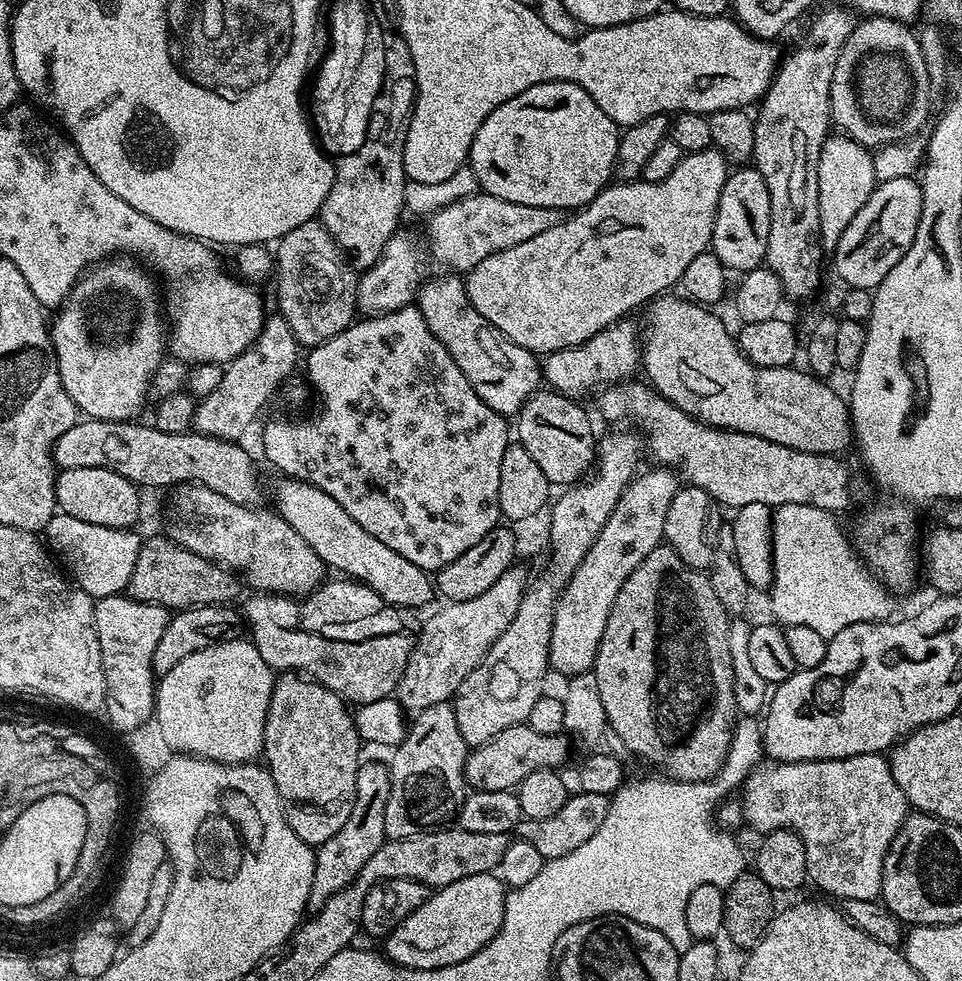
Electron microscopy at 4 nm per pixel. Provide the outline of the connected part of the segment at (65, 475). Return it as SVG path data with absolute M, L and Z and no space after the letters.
M63 470L56 477L57 509L70 514L70 518L94 522L94 526L131 529L132 523L140 516L139 494L137 485L122 478L122 474L114 474L114 470Z

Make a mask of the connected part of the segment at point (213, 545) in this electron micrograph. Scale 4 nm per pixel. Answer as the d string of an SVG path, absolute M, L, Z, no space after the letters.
M177 484L171 489L170 495L172 497L164 512L165 529L163 528L168 539L235 572L247 587L249 584L257 593L303 598L319 588L325 579L326 565L320 561L318 554L314 554L314 550L306 546L306 538L302 538L302 534L298 534L275 511L263 512L263 507L260 506L230 502L230 498L222 498L222 494L214 494L214 490L201 484Z

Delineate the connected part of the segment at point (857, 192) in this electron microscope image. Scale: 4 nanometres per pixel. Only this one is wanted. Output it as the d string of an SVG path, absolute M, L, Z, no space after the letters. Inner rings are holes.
M829 135L818 158L818 214L820 215L820 240L825 253L835 253L838 238L846 231L846 226L854 222L858 210L866 206L870 194L878 183L876 161L869 149L863 148L849 136Z

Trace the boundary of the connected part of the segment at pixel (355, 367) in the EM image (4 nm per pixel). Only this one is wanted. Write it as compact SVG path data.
M409 306L399 308L393 312L383 312L380 316L369 316L357 319L346 330L342 330L334 338L315 345L308 356L308 376L306 380L309 385L320 395L320 413L317 416L308 416L305 420L272 420L264 428L260 440L264 443L264 456L285 477L293 480L301 480L307 484L318 486L318 490L326 490L366 534L374 534L378 542L390 546L394 554L402 554L409 562L414 562L424 572L435 574L445 568L454 558L466 554L470 546L482 542L486 534L490 534L492 528L501 523L500 507L498 506L498 486L502 474L502 454L506 454L510 437L508 437L509 421L499 416L478 394L474 394L474 386L458 370L458 362L450 358L450 350L434 338L430 326L422 318L419 307Z

